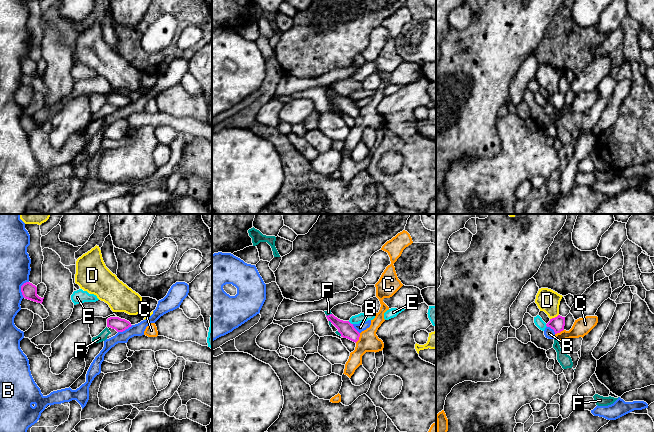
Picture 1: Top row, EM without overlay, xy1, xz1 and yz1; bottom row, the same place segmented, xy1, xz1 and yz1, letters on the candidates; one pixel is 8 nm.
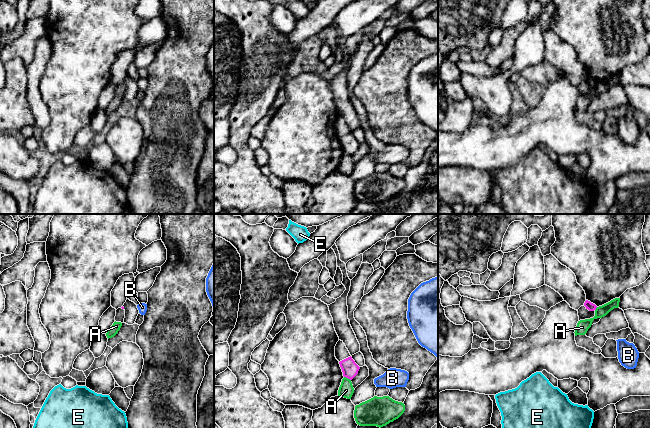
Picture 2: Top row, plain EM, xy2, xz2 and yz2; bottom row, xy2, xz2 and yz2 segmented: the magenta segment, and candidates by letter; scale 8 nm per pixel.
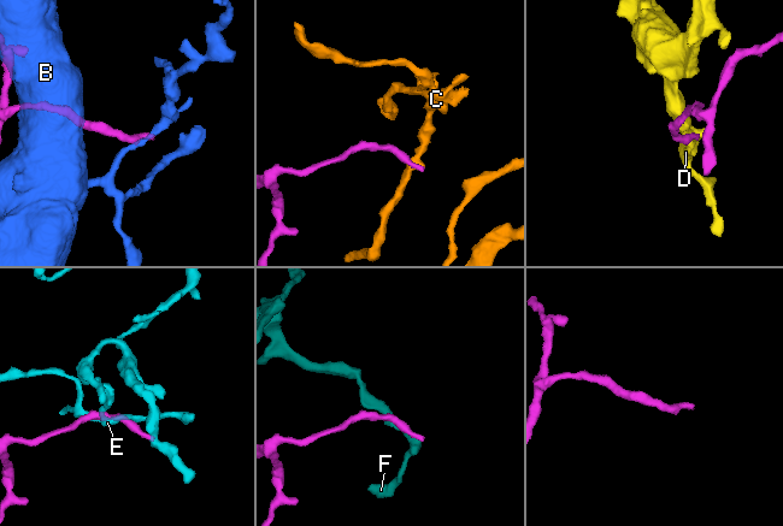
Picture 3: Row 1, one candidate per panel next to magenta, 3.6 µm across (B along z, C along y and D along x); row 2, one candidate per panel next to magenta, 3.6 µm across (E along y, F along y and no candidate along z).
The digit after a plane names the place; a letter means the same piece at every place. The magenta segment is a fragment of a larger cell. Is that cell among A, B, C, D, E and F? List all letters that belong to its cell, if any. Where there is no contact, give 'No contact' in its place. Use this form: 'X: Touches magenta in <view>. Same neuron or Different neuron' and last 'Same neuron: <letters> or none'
A: Touches magenta in xz2. Different neuron
B: Touches magenta in xy1. Different neuron
C: Touches magenta in xz1. Different neuron
D: Touches magenta in yz1. Different neuron
E: Touches magenta in xz1. Different neuron
F: Touches magenta in xz1. Different neuron
Same neuron: none

